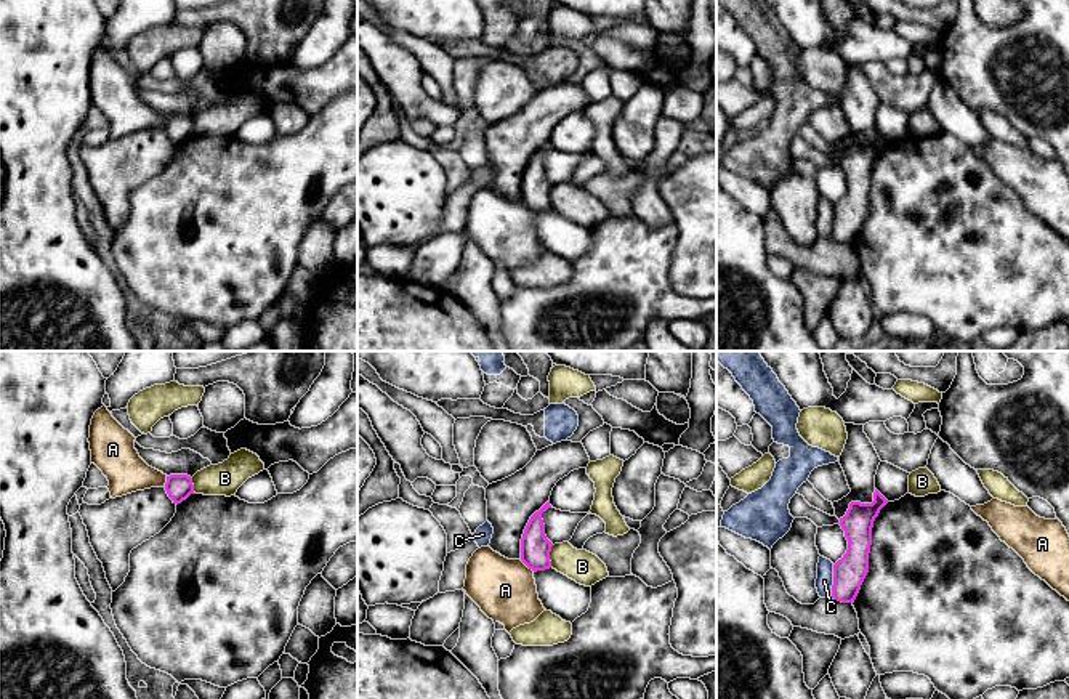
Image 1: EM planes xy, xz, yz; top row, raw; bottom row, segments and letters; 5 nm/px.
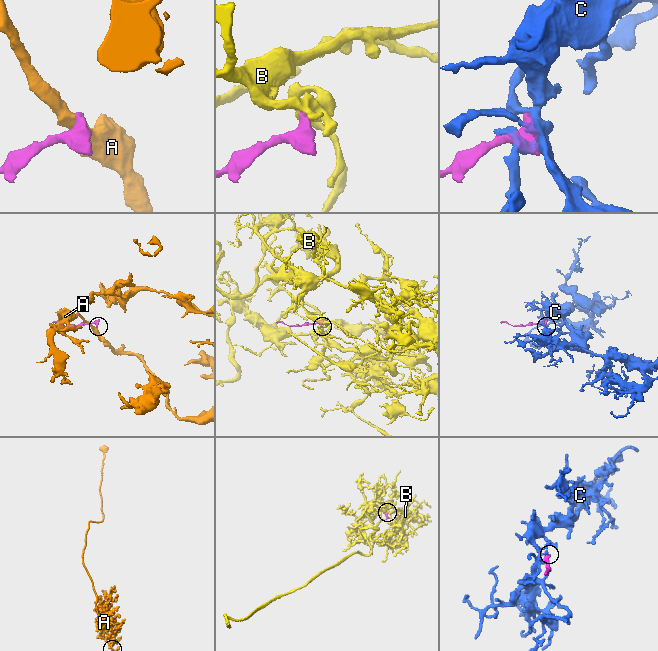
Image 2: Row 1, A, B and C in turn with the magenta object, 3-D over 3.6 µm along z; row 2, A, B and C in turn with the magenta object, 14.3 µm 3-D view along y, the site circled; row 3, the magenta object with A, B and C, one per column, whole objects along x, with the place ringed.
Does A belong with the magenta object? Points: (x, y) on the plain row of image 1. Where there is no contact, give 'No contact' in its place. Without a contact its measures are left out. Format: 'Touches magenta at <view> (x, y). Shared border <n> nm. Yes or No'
Touches magenta at xz (528, 207). Shared border 100 nm. No

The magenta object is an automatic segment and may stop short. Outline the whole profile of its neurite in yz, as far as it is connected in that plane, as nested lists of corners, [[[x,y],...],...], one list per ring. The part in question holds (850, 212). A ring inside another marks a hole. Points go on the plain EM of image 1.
[[[875,130],[872,144],[851,143],[846,156],[840,159],[848,191],[833,205],[833,240],[854,244],[869,213],[873,162],[886,144],[888,141]]]

